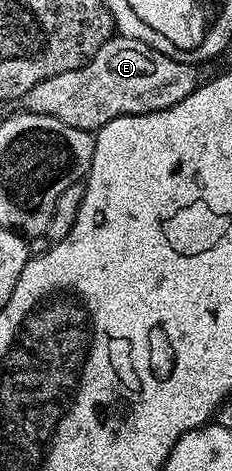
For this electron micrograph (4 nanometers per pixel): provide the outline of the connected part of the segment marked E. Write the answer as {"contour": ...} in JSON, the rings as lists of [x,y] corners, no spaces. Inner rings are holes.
{"contour":[[[111,36],[106,43],[87,60],[79,70],[60,72],[60,76],[52,76],[48,80],[40,80],[36,88],[30,88],[20,99],[20,106],[27,114],[43,114],[60,120],[60,124],[68,124],[72,128],[97,132],[104,124],[116,120],[120,116],[160,112],[172,108],[184,96],[188,96],[201,86],[204,81],[203,67],[196,62],[181,62],[172,56],[164,56],[164,52],[156,52],[144,40]]]}

